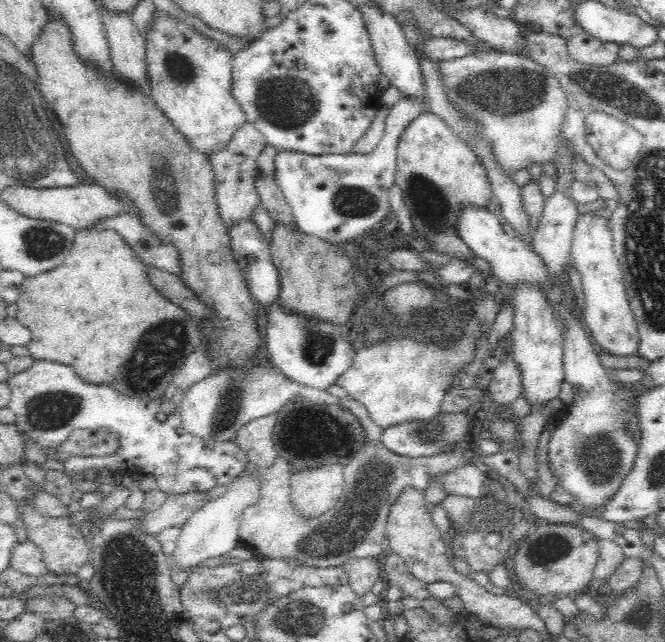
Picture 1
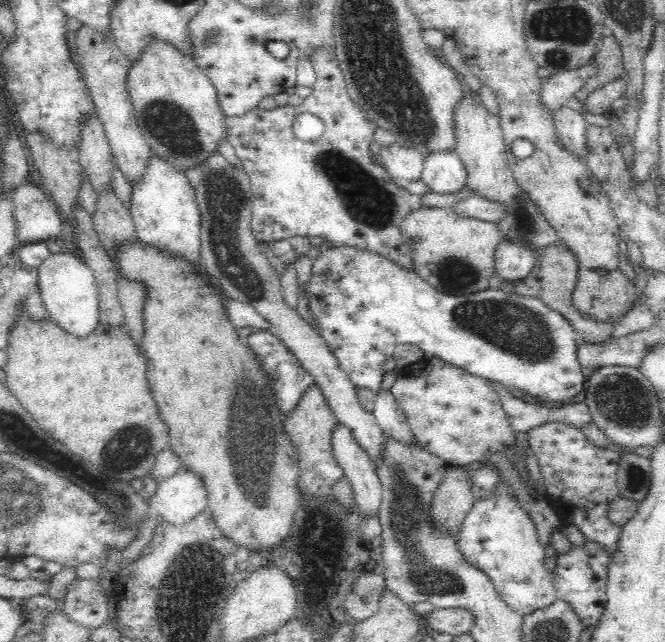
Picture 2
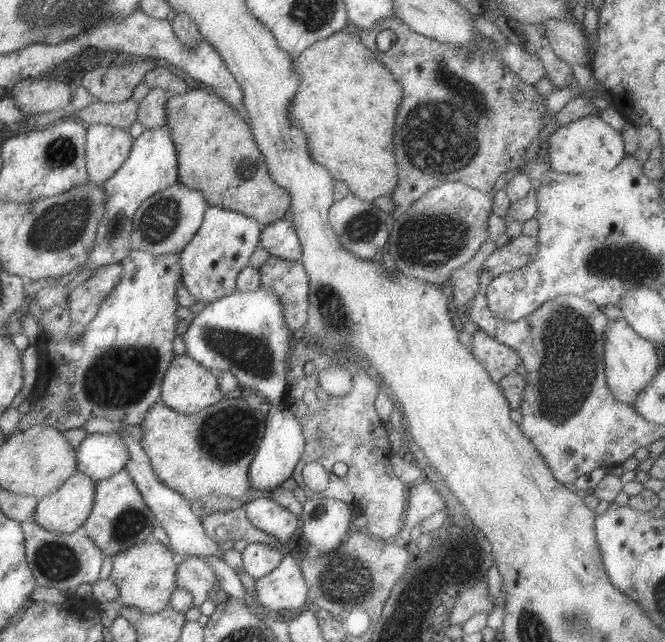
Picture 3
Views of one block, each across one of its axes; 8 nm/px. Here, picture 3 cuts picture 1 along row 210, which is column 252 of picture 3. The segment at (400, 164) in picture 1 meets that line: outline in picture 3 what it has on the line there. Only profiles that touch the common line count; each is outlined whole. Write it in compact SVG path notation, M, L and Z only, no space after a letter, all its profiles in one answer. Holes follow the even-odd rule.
M242 398L221 400L198 414L186 414L160 402L151 408L147 420L141 424L144 429L141 443L150 455L157 477L187 499L195 501L200 498L206 503L224 497L245 500L253 488L251 468L267 435L267 418L268 415L252 408Z

